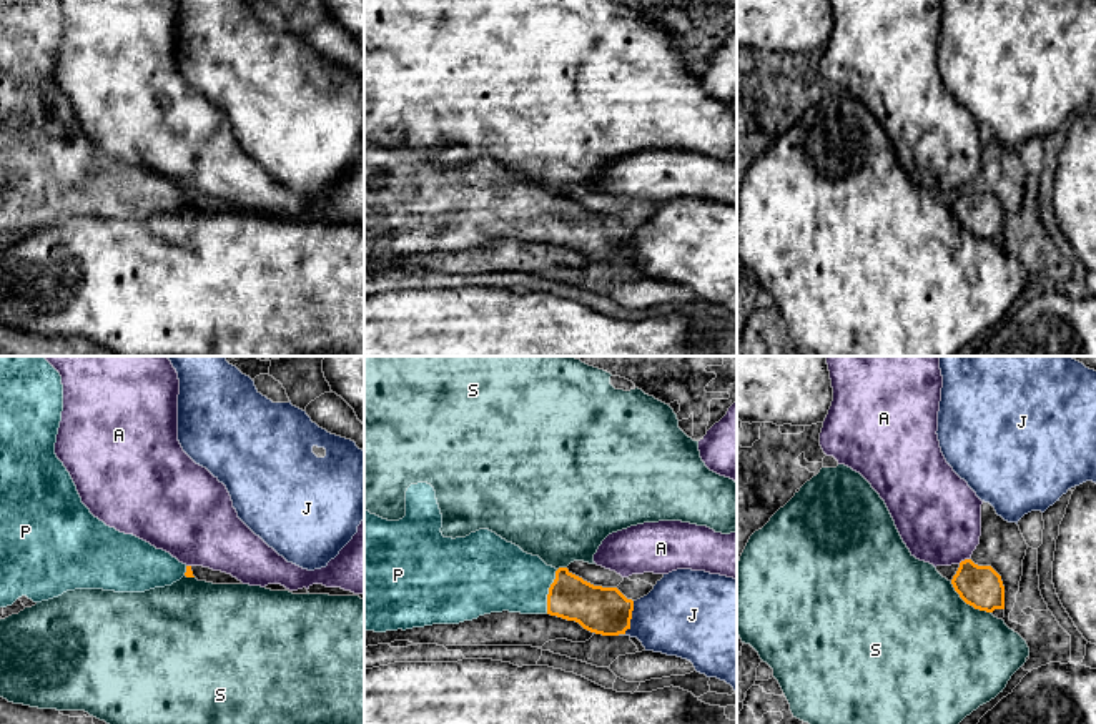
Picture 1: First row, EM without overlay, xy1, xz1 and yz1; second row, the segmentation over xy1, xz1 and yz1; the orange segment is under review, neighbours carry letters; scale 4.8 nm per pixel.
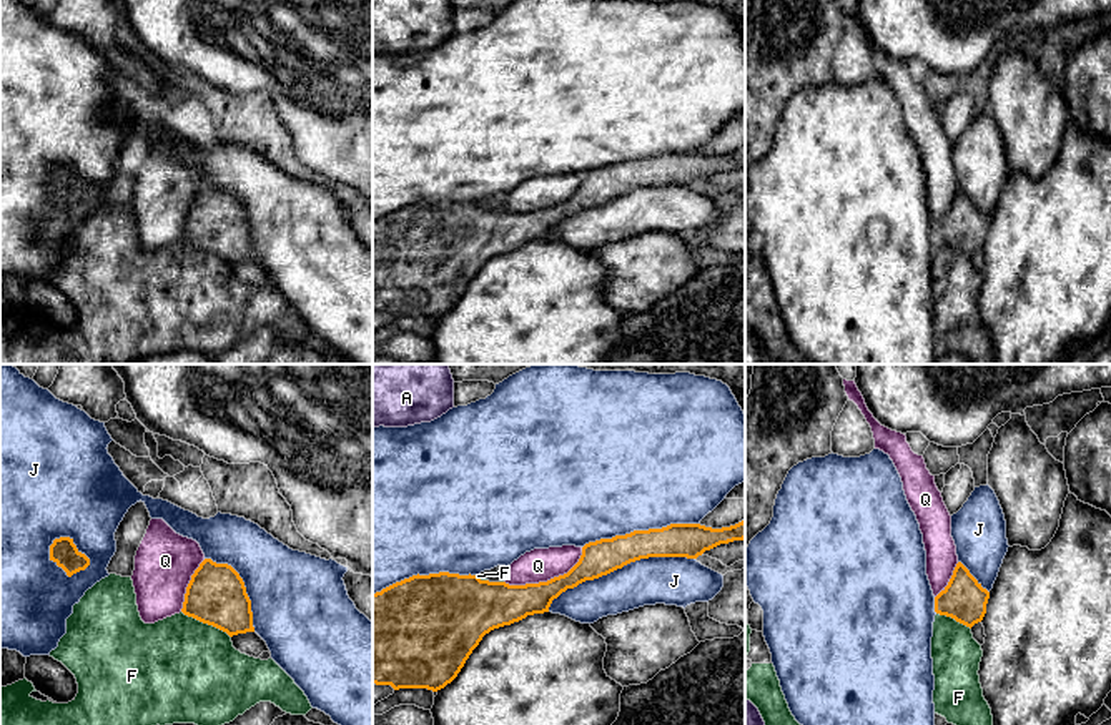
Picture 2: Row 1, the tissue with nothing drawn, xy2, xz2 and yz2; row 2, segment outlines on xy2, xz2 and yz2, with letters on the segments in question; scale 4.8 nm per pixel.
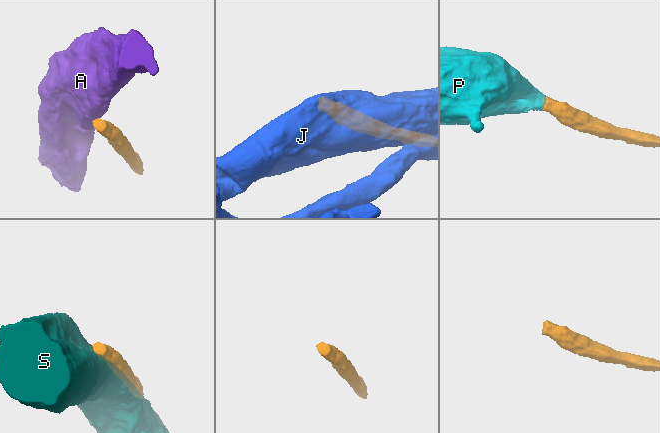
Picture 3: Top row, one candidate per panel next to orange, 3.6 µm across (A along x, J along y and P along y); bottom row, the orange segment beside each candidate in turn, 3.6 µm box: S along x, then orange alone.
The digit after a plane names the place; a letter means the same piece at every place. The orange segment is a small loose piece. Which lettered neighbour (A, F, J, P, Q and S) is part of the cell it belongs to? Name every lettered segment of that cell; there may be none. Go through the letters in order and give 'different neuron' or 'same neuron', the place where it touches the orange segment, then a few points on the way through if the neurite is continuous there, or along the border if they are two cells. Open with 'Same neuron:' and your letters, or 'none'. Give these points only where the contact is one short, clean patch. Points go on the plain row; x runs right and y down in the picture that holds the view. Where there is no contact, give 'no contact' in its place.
Same neuron: P
A: different neuron | yz1 (965, 187) | along yz1 (968, 185), (958, 190)
F: different neuron | xy2 (207, 250)
J: different neuron | xz2 (617, 195)
P: same neuron | xz1 (549, 218) | across xz1 (597, 237), (561, 220), (549, 218), (501, 203)
Q: different neuron | xz2 (548, 208)
S: different neuron | yz1 (968, 230)

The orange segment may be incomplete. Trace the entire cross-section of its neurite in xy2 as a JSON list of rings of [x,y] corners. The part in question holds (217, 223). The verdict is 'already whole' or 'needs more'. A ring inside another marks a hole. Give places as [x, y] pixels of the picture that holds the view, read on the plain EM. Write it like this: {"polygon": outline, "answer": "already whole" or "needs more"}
{"polygon": [[[205,186],[191,203],[181,239],[230,264],[254,259],[243,206],[231,193],[211,186]]], "answer": "already whole"}

